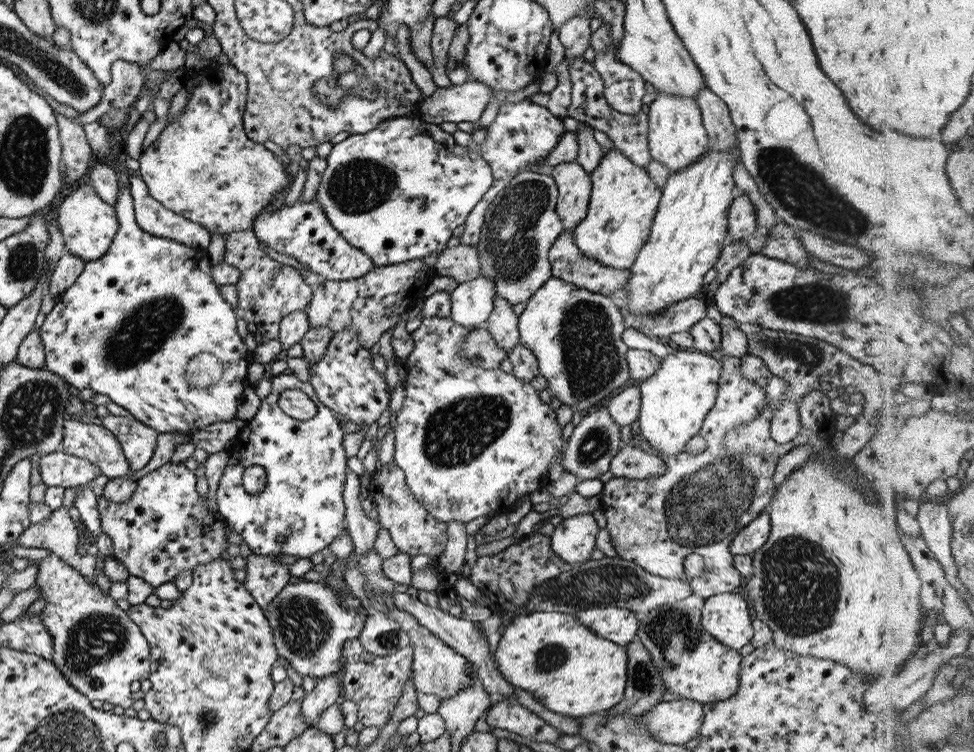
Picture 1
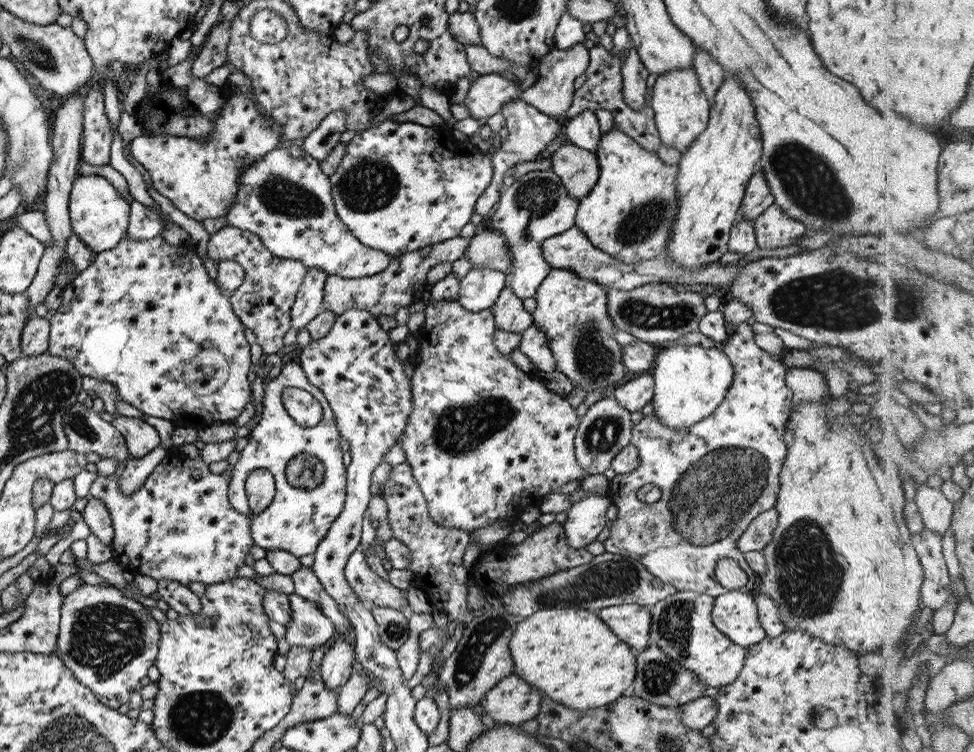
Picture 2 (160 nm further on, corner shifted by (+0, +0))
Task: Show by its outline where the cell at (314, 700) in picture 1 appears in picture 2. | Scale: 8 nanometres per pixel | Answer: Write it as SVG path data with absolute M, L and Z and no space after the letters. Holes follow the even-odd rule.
M341 634L331 642L331 646L325 649L319 669L319 678L326 684L329 690L338 690L351 674L353 663L353 650L347 640L341 638Z

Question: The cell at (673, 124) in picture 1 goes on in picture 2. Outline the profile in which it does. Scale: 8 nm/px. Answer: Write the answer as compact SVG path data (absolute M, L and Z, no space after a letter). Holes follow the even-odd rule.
M694 68L675 69L657 75L650 99L648 103L654 112L661 145L675 148L679 154L683 154L695 137L703 132L708 121L709 102L699 86Z

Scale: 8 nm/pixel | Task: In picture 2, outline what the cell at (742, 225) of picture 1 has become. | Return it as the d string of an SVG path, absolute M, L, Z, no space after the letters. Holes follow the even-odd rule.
M756 170L745 186L736 218L753 223L755 218L773 202L774 198L765 184L763 172Z

